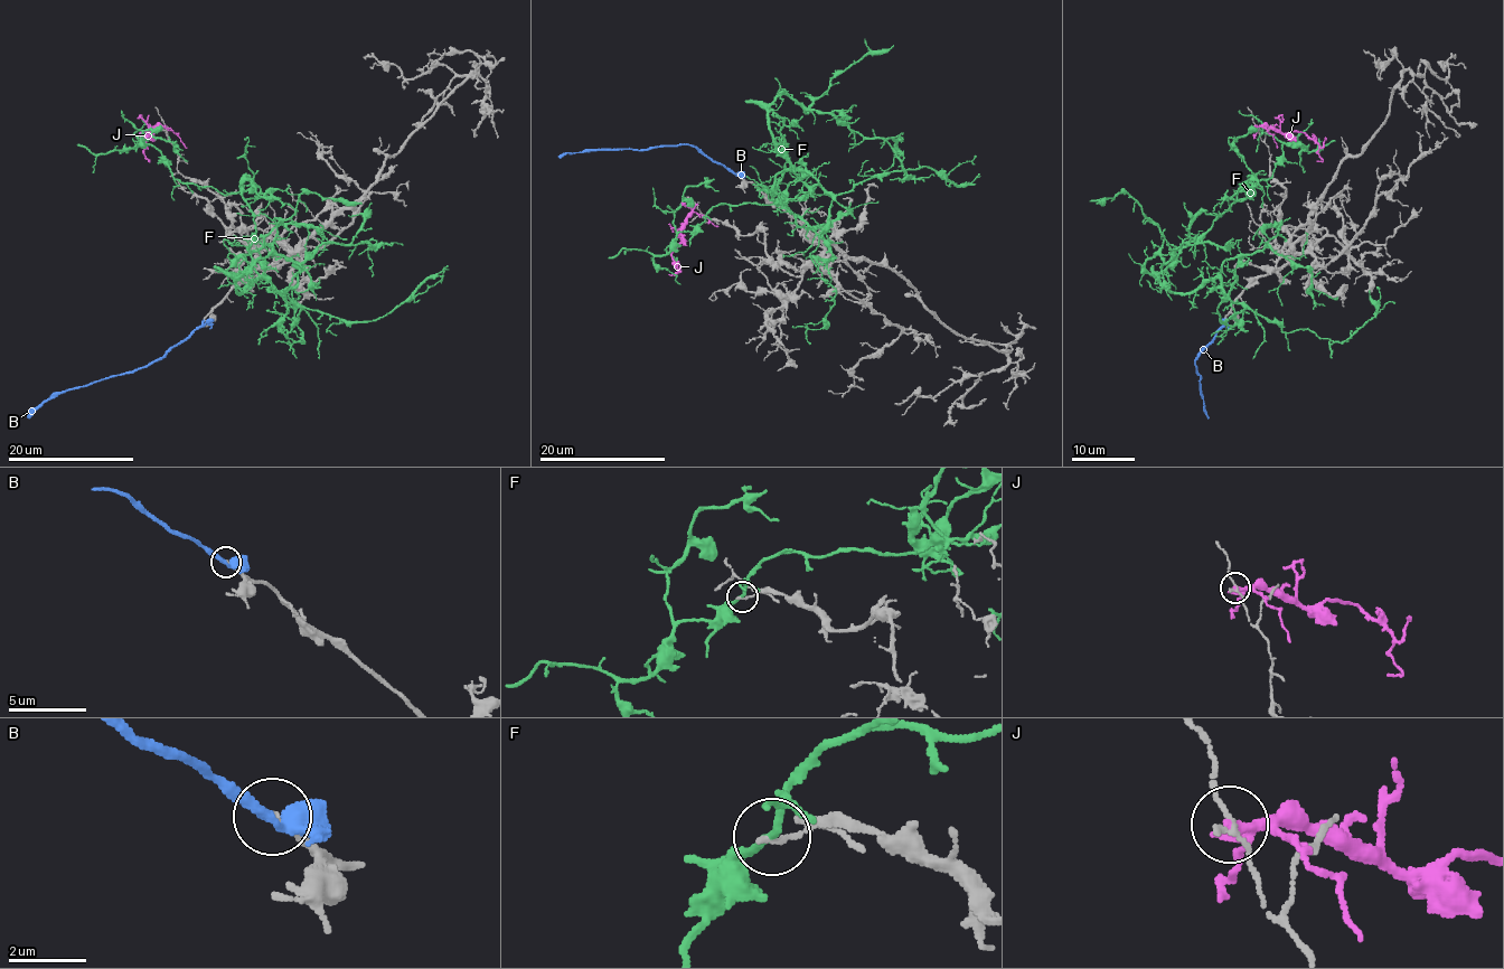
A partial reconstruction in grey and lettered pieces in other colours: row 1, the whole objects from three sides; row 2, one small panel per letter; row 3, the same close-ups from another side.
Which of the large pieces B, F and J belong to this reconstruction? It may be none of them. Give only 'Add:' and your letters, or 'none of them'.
Add: B

